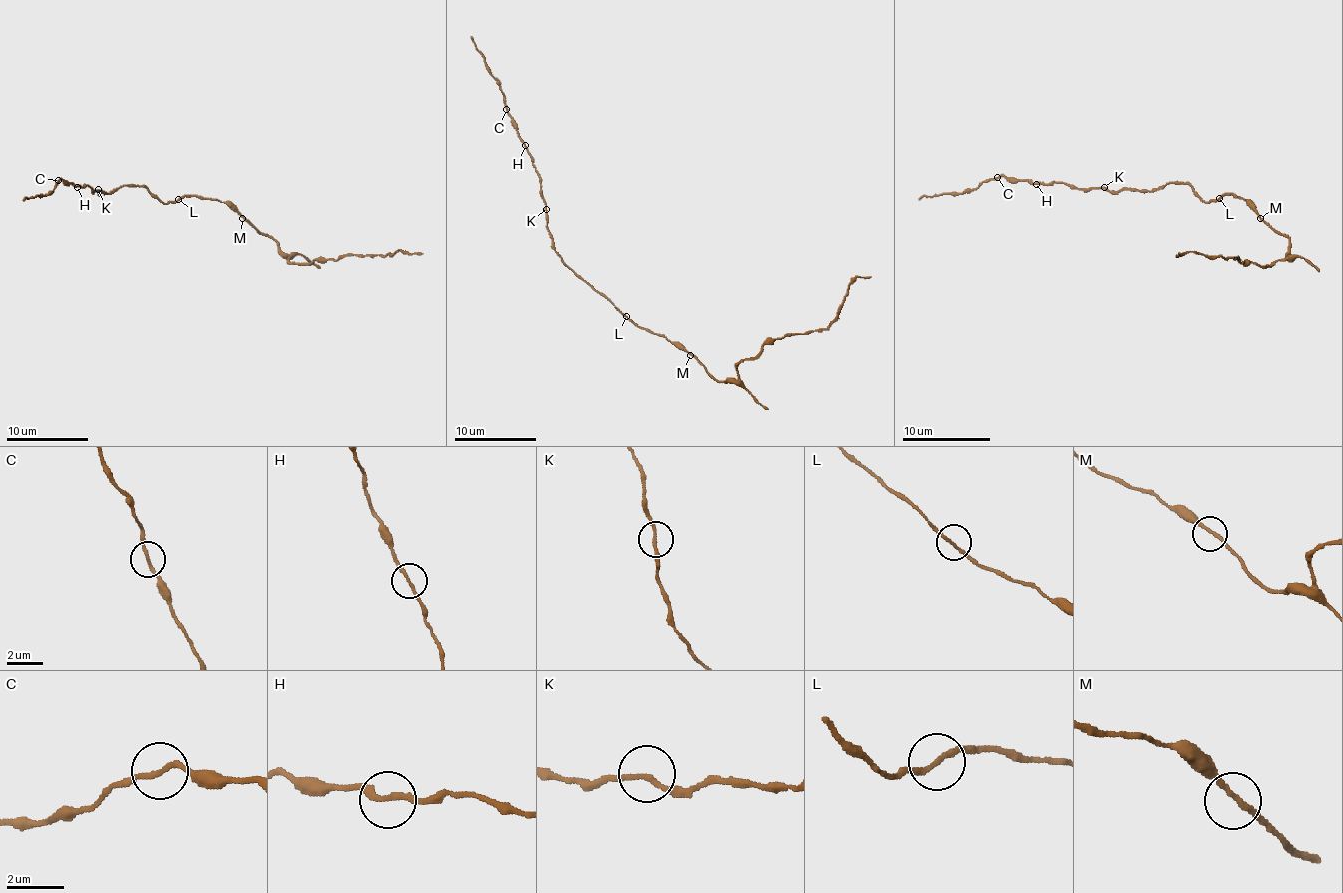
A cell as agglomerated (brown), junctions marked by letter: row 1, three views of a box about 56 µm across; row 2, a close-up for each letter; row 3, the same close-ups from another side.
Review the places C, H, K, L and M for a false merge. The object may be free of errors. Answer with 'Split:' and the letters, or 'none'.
Split: none

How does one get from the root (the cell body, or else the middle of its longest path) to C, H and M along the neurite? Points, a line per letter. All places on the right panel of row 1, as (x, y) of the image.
C: (1219, 198), (1205, 202), (1185, 182), (1165, 182), (1150, 191), (1106, 191), (998, 178)
H: (1219, 198), (1205, 202), (1185, 182), (1165, 182), (1150, 191), (1070, 189), (1062, 182), (1035, 184)
M: (1219, 198), (1230, 193), (1243, 198), (1260, 218)

